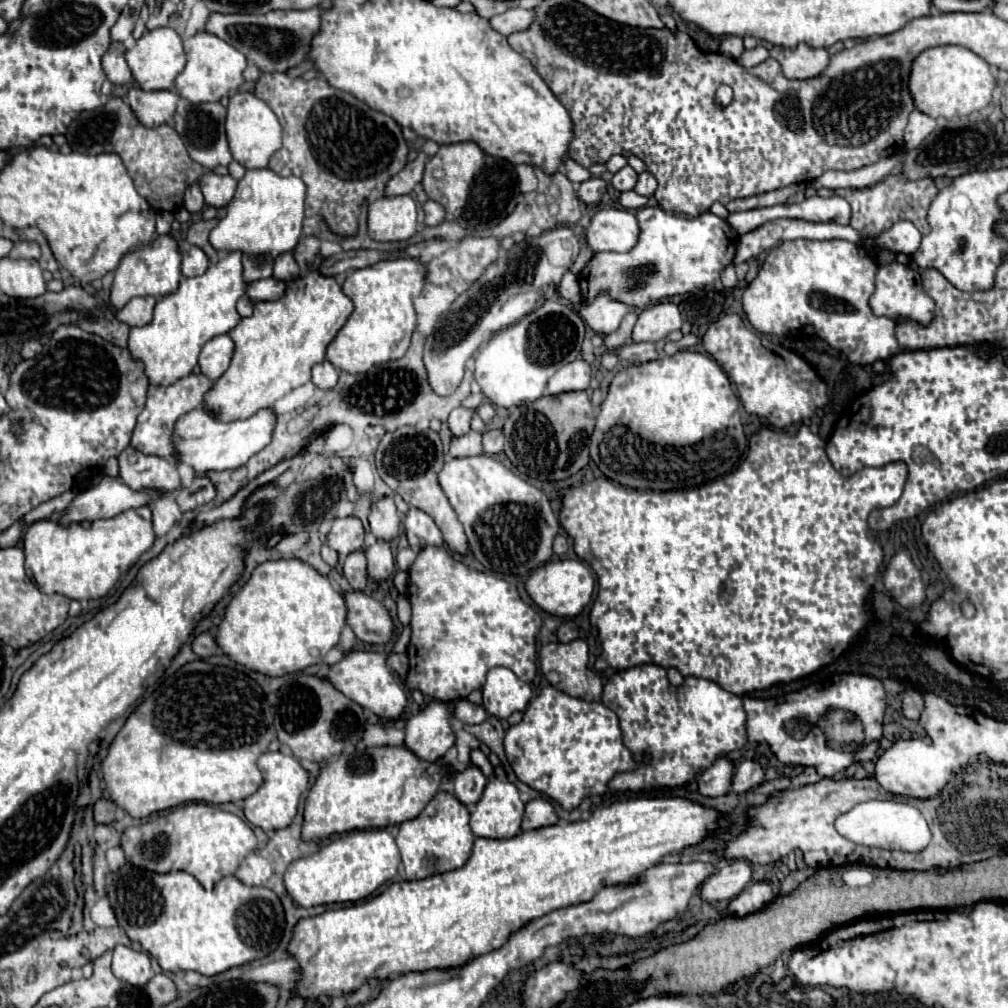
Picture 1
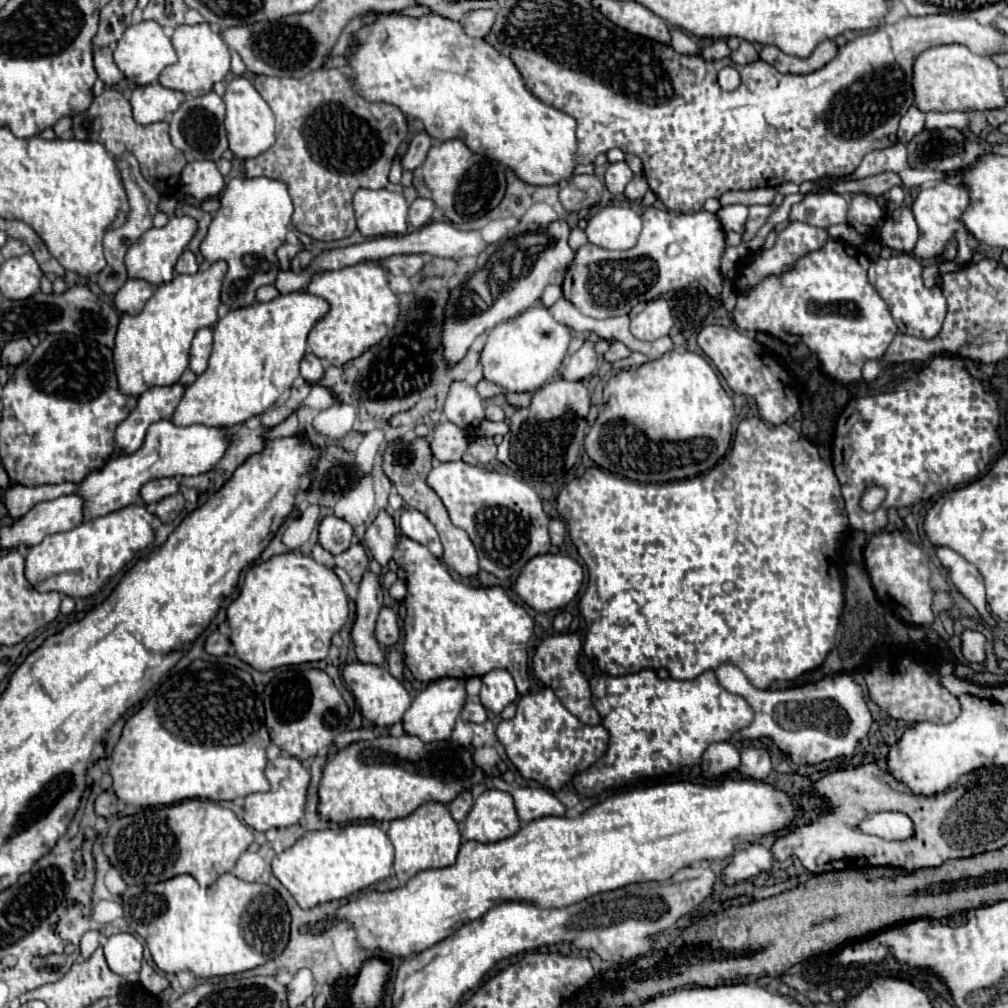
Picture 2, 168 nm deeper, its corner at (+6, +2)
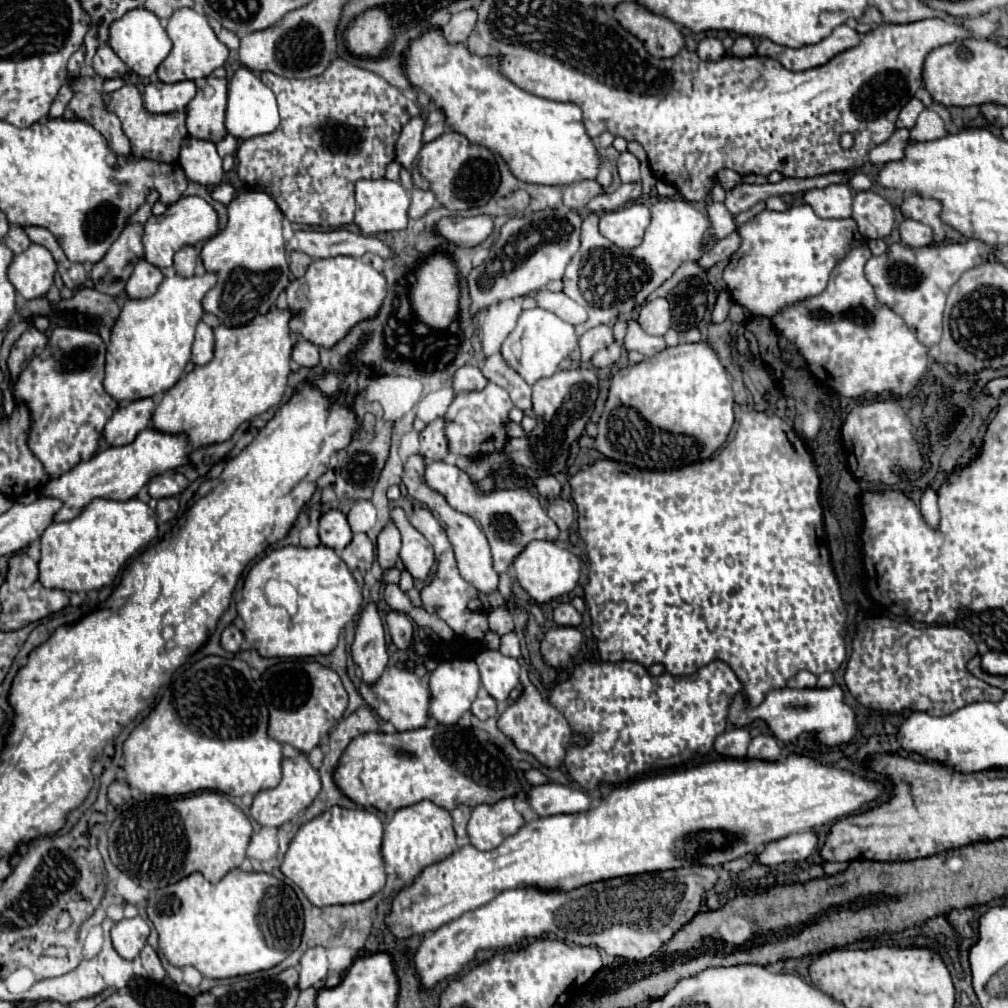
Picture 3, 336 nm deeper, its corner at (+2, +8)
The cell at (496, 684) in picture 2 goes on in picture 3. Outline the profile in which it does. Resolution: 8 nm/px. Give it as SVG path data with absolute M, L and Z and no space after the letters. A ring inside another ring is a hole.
M498 650L478 652L474 658L480 668L480 678L486 692L496 700L508 700L510 692L520 682L520 666L514 658L502 656Z

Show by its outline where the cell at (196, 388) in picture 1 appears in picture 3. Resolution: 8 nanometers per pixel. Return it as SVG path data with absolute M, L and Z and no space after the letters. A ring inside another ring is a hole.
M142 398L126 408L118 408L114 416L108 420L104 428L104 438L110 446L124 446L134 442L138 432L142 428L148 428L152 422L152 412L154 412L154 400L152 398Z

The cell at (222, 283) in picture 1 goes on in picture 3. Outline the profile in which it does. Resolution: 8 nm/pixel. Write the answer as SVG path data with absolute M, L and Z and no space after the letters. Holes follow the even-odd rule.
M170 272L164 276L156 294L146 300L126 300L120 318L112 328L112 338L106 352L104 388L114 400L140 400L156 396L172 388L190 360L196 324L204 318L202 300L216 284L216 274L180 276Z

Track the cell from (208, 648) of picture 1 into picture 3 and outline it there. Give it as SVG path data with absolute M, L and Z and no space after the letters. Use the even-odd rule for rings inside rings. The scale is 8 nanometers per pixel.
M228 626L228 628L224 628L224 632L222 632L220 644L222 644L222 648L224 648L226 652L236 654L236 652L240 650L242 640L244 640L244 634L242 634L240 630L236 630L234 626Z

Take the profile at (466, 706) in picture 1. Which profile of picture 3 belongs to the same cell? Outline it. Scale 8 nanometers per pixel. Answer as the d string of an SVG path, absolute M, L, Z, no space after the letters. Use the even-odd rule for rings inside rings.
M482 694L478 696L474 702L472 702L472 714L480 720L486 720L490 716L496 716L496 700L488 694Z

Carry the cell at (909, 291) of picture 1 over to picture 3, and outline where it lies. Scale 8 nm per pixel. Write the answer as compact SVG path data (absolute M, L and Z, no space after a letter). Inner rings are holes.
M982 240L924 248L892 244L886 254L872 256L866 262L866 278L874 286L878 300L882 300L896 314L900 314L906 326L924 346L934 346L942 338L942 314L952 284L966 270L982 264L988 258L988 252L990 250L986 250L986 244Z

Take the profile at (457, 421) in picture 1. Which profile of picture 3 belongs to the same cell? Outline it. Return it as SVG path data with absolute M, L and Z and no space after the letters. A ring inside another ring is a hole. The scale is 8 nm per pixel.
M462 366L458 372L454 372L454 396L462 392L478 392L484 390L488 380L482 376L480 368L476 366Z

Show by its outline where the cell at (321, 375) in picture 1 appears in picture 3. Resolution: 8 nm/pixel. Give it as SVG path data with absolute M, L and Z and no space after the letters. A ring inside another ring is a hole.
M300 338L298 344L294 346L294 352L292 352L292 360L302 366L302 368L314 368L320 364L320 354L318 354L318 346L310 344L308 340Z

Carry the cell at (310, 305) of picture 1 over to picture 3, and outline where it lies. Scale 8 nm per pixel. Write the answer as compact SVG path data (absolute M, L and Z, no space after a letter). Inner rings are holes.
M272 306L266 314L256 316L244 326L228 328L220 324L214 328L214 358L206 366L196 366L164 392L164 398L152 416L154 428L186 432L190 442L198 446L216 444L228 440L242 422L278 406L292 372L292 348L298 342L298 334L290 330L290 320L294 316L296 314L290 308L282 310Z

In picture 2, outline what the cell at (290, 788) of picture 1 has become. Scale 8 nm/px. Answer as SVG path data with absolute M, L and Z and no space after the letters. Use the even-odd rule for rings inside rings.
M278 756L276 760L268 762L266 766L266 776L270 780L270 792L264 794L250 794L246 796L244 804L244 822L260 832L266 832L270 828L282 828L282 826L292 826L296 824L306 808L306 794L308 794L308 784L310 784L310 772L300 764L298 758L294 756Z

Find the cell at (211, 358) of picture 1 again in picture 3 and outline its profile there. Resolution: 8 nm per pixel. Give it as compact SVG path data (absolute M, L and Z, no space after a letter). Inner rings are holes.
M200 322L196 328L196 338L194 338L194 346L192 346L192 362L202 366L208 364L214 356L214 330Z

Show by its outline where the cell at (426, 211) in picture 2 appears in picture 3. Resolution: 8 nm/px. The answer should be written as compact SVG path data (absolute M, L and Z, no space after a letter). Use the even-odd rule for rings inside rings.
M414 188L412 190L412 204L410 204L410 210L408 210L408 216L410 218L422 218L428 210L434 208L434 194L430 190L420 190L420 188Z

